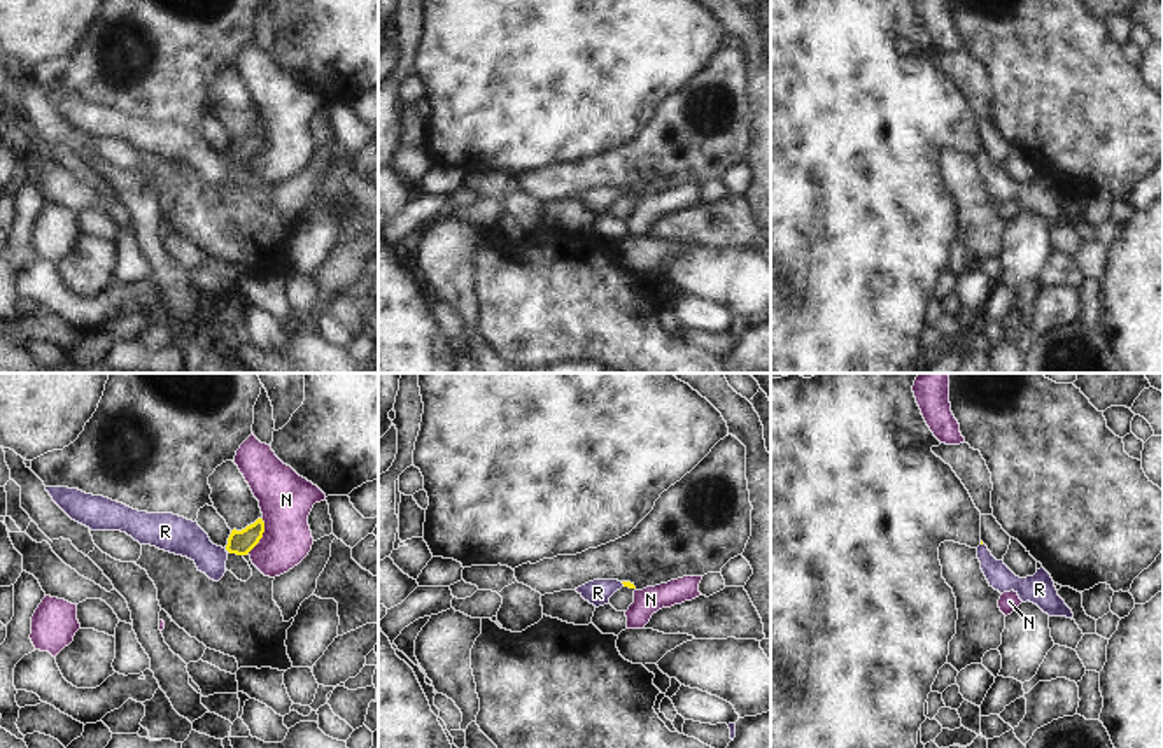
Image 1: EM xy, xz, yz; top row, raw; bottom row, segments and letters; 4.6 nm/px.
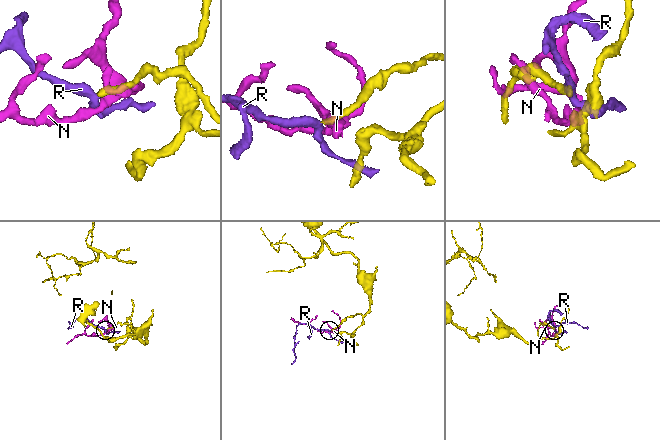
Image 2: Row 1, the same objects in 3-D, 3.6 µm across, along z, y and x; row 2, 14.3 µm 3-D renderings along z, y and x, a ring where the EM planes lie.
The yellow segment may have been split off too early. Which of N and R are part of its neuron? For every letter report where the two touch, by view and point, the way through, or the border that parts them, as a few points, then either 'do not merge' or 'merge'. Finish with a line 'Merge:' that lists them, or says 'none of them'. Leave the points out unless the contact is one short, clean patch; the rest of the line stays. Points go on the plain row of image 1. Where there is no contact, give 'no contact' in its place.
N: xy (261, 144) | do not merge
R: xz (622, 190) | across xz (626, 191), (622, 190), (598, 200) | merge
Merge: R

